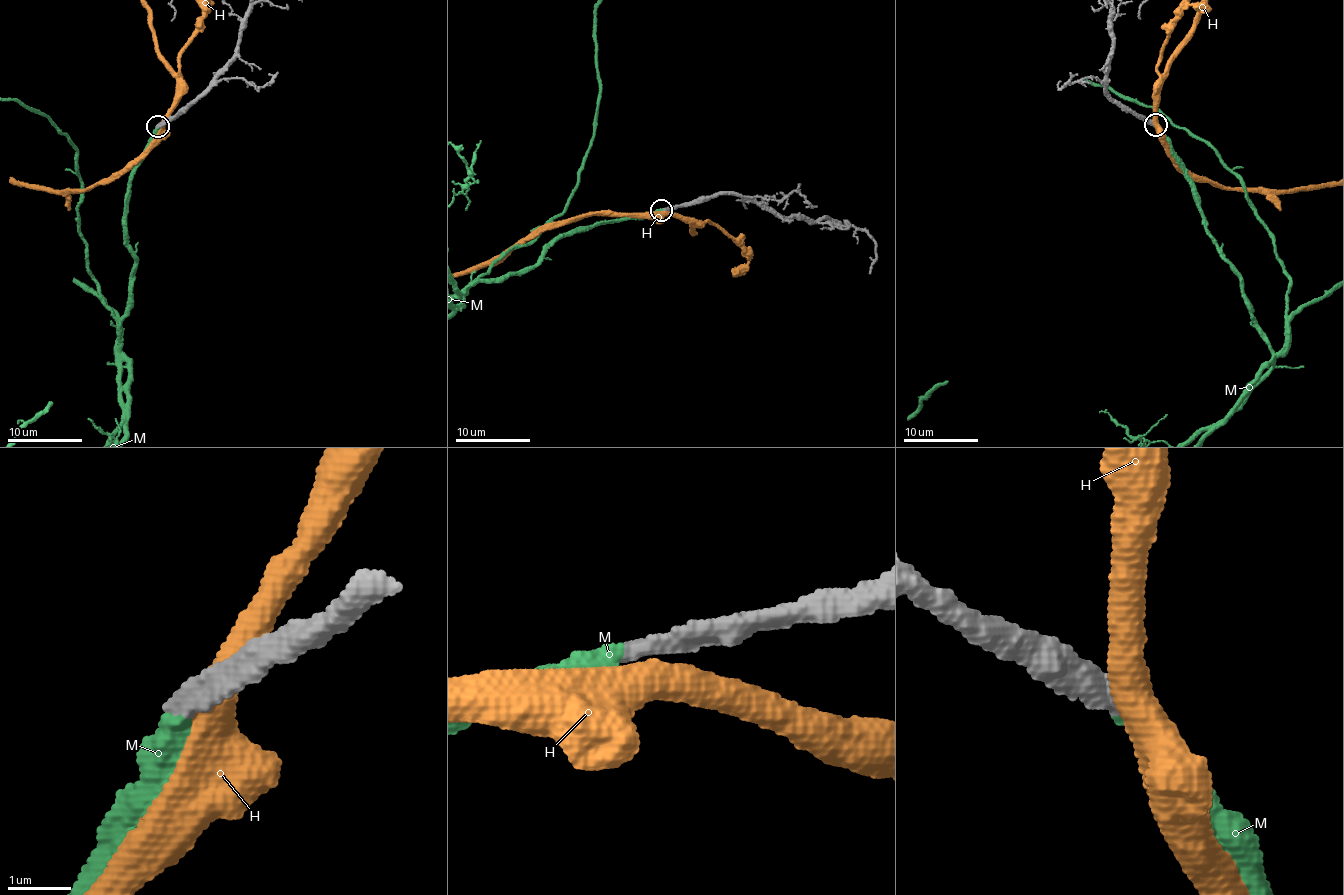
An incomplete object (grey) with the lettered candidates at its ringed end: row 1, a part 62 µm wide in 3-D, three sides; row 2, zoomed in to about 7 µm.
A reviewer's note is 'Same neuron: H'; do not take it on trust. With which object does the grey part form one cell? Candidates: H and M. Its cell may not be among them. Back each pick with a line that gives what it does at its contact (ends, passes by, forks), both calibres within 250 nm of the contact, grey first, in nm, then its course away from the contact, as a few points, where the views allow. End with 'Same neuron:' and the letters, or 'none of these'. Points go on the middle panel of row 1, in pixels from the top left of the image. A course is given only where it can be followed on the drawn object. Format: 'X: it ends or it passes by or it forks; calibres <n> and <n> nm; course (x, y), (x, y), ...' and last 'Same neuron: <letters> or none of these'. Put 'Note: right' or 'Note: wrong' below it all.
M: it ends; calibres 360 and 360 nm
Same neuron: M
Note: wrong

